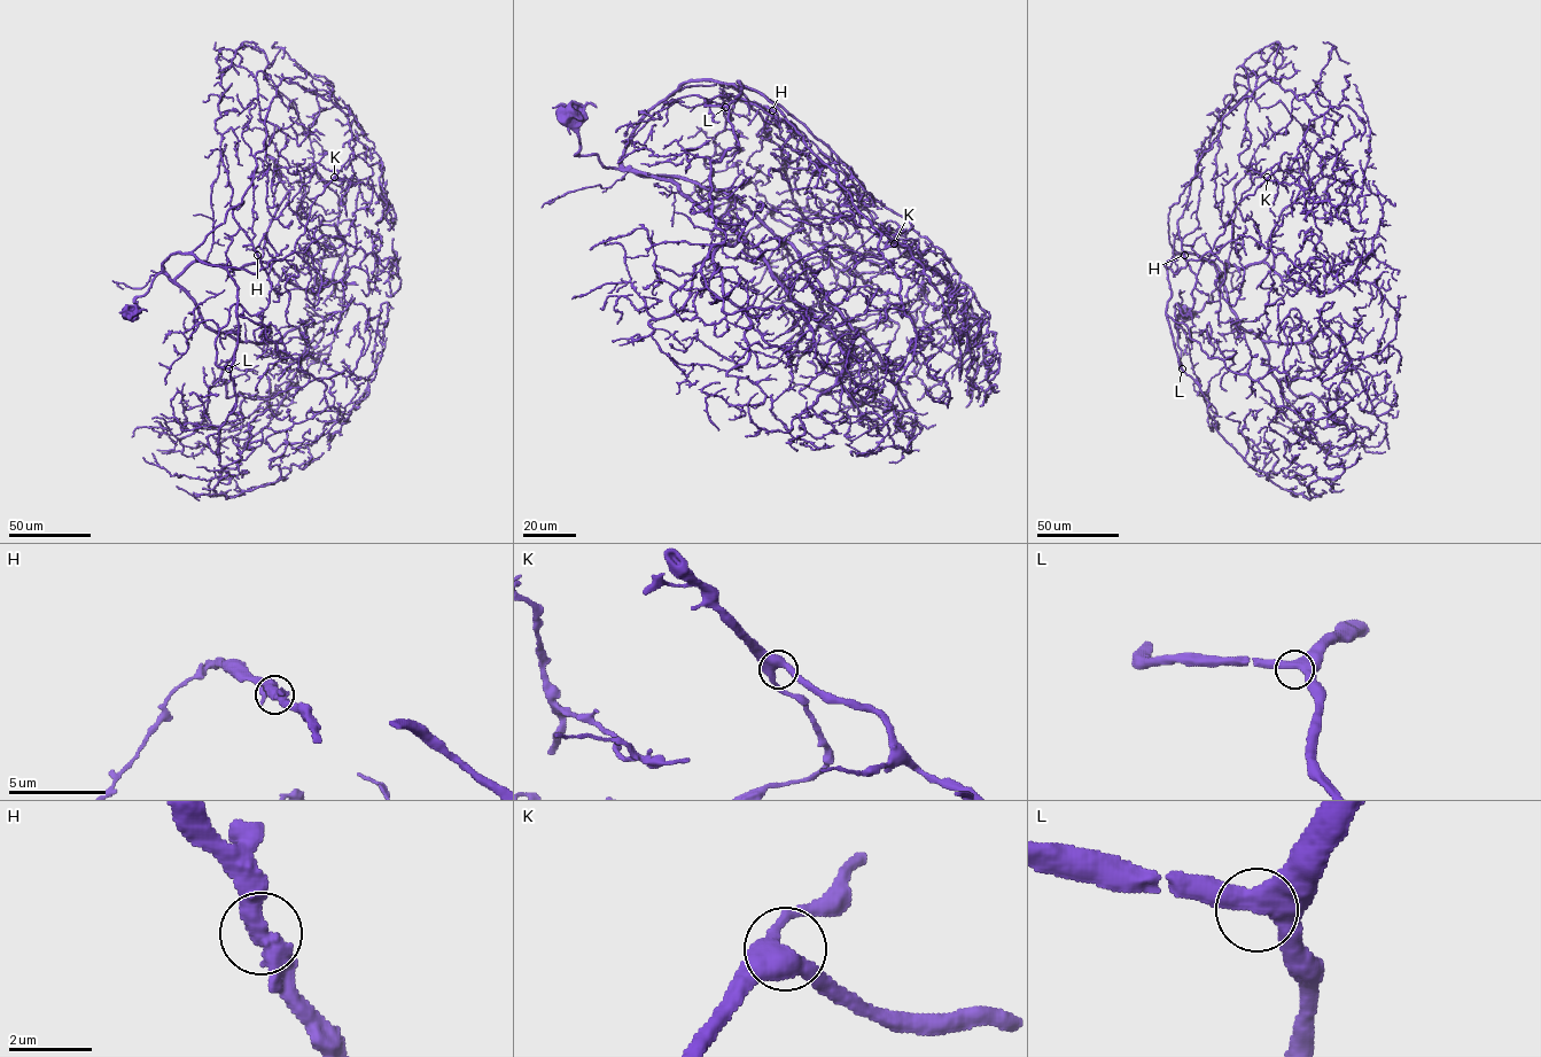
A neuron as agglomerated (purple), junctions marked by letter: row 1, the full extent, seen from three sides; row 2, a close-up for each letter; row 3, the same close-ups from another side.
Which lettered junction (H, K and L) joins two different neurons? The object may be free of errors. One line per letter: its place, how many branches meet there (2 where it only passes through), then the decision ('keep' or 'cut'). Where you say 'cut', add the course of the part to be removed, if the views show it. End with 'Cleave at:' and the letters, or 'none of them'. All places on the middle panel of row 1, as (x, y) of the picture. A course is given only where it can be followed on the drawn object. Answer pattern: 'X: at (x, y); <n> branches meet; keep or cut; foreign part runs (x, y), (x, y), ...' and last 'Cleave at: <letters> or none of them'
H: at (772, 110); 3 branches meet; keep
K: at (894, 243); 3 branches meet; keep
L: at (725, 107); 3 branches meet; keep
Cleave at: none of them

